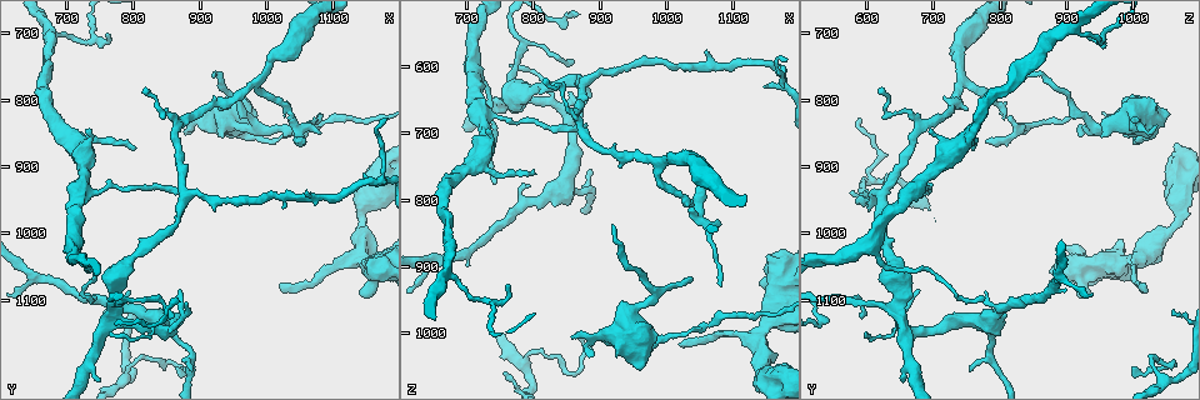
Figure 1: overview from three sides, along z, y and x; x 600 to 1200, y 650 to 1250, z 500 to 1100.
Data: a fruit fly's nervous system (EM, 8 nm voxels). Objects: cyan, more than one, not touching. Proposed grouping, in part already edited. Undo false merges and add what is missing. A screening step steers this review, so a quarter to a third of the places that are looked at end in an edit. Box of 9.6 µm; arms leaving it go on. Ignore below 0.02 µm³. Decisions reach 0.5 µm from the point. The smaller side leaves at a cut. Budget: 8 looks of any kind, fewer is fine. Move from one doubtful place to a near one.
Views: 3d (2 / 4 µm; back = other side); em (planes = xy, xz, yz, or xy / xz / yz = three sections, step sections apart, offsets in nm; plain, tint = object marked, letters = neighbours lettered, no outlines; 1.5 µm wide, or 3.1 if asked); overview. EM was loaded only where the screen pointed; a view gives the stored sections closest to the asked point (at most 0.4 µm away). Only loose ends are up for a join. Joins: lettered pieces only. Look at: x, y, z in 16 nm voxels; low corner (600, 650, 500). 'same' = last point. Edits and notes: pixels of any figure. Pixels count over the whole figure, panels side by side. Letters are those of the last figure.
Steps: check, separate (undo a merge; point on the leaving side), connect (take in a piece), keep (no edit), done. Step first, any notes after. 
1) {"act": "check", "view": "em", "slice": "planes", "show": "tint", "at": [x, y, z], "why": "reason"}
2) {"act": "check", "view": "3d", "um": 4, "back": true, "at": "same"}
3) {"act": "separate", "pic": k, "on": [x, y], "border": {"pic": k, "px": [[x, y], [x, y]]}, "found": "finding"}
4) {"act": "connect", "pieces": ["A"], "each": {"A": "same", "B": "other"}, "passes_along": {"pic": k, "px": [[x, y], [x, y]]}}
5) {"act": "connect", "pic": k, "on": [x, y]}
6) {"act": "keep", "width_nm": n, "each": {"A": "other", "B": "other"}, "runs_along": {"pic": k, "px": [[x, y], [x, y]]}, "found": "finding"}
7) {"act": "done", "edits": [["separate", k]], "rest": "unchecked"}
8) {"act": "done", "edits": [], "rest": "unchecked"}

{"act": "check", "view": "3d", "um": 2, "back": true, "at": [1015, 1080, 1015], "why": "branch stops here"}

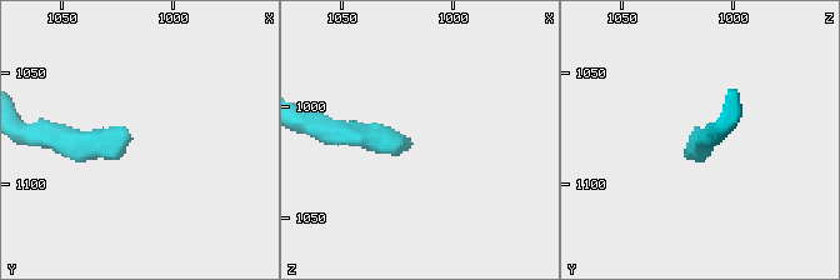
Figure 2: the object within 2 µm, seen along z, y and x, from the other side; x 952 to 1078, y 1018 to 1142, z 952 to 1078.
{"act": "check", "view": "em", "slice": "xy", "step": 4, "show": "tint", "at": [1019, 1077, 1019]}

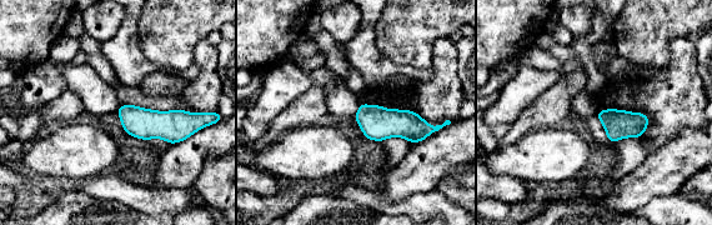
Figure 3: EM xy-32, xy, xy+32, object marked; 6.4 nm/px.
{"act": "check", "view": "em", "slice": "planes", "show": "letters", "at": "same", "why": "cut it another way"}

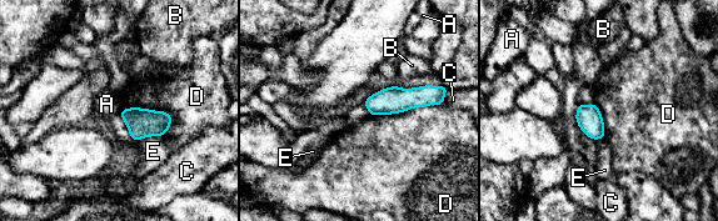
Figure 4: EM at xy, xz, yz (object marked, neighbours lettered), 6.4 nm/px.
{"act": "keep", "width_nm": 120, "longest_contact_nm": ["D", 460], "each": {"A": "other", "B": "other", "C": "other", "D": "other", "E": "other"}, "found": "none of them fits"}

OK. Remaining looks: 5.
{"act": "check", "view": "em", "slice": "planes", "show": "letters", "at": [855, 835, 1005], "why": "free end"}

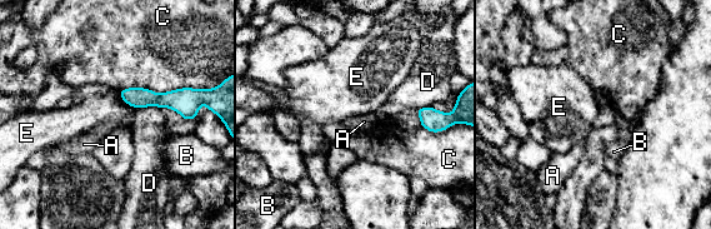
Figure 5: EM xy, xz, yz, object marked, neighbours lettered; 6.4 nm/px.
{"act": "keep", "each": {"A": "other", "B": "other", "C": "other", "D": "other", "E": "other"}, "border": {"pic": 5, "px": [[119, 90], [119, 95], [136, 109]]}, "found": "none of them fits"}

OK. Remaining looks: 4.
{"act": "check", "view": "em", "slice": "xz", "step": 4, "show": "tint", "at": [925, 770, 835], "why": "thin end"}

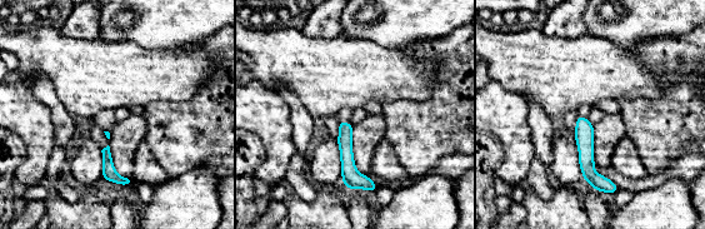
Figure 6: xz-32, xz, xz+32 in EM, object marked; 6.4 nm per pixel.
{"act": "check", "view": "em", "slice": "planes", "show": "tint", "at": "same", "why": "cut it another way"}

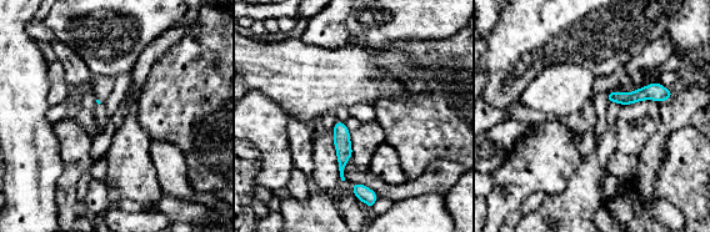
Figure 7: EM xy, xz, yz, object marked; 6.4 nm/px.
{"act": "check", "view": "em", "slice": "planes", "show": "letters", "at": "same"}

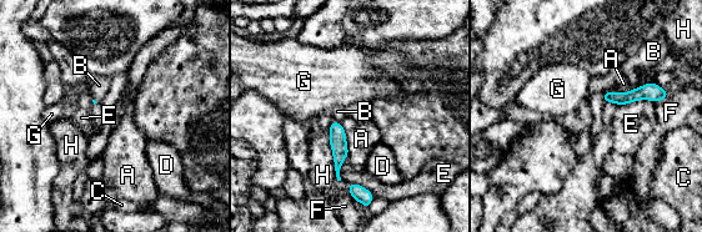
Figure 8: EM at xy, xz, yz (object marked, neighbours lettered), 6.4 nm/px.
{"act": "keep", "each": {"A": "other", "B": "other", "C": "other", "D": "other", "E": "other", "F": "other", "G": "other", "H": "other"}, "border": {"pic": 8, "px": [[334, 120], [339, 122]]}, "found": "none of them fits"}

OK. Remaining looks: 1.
{"act": "done", "edits": [], "rest": "unchecked"}

